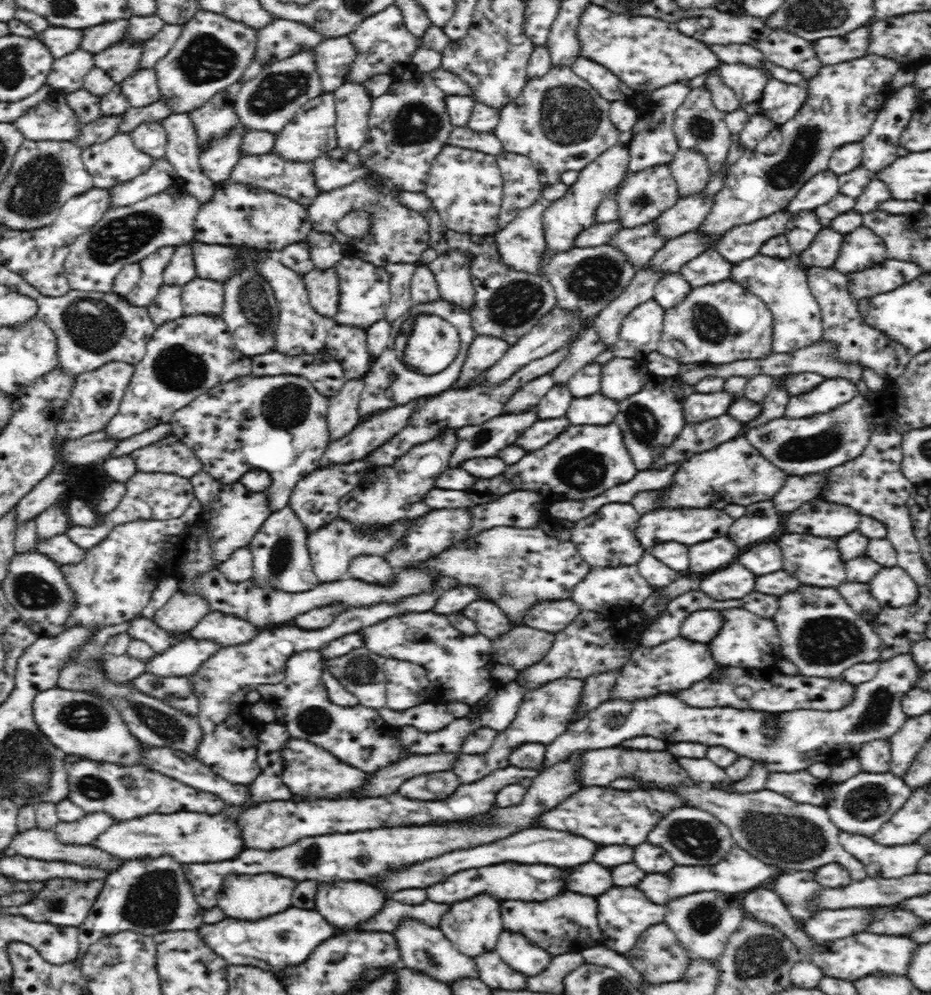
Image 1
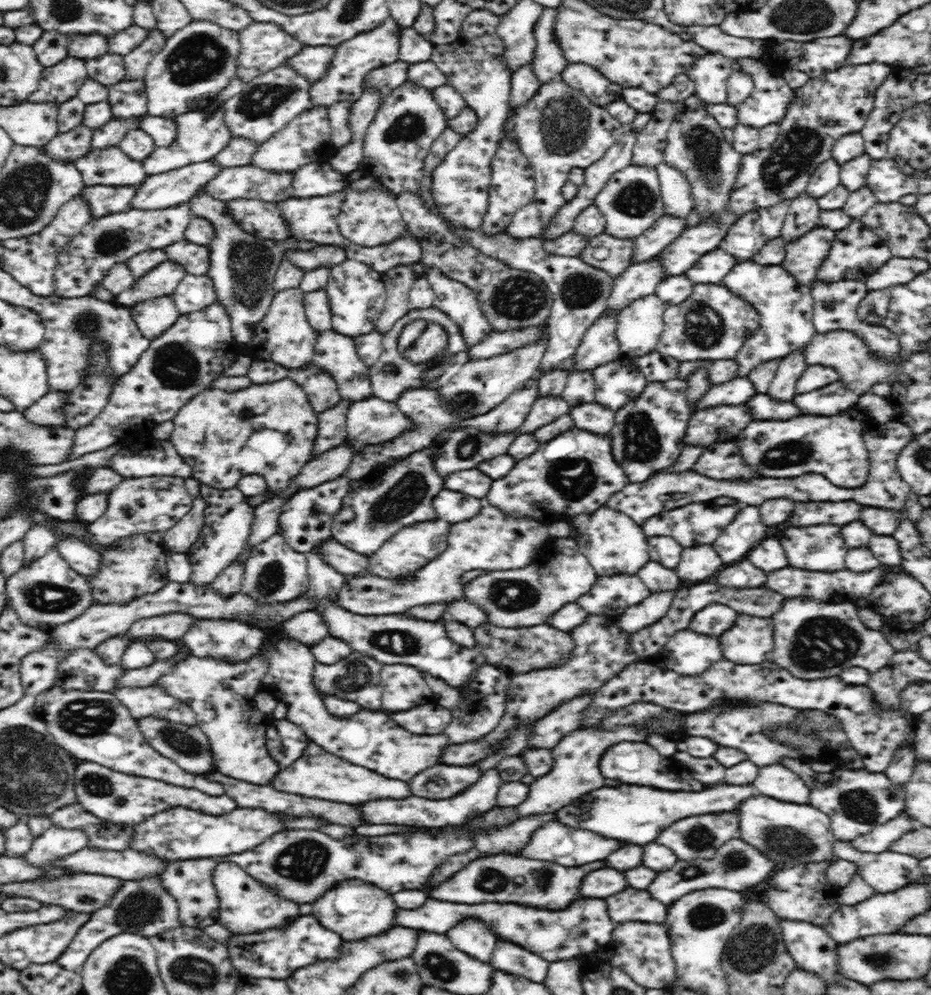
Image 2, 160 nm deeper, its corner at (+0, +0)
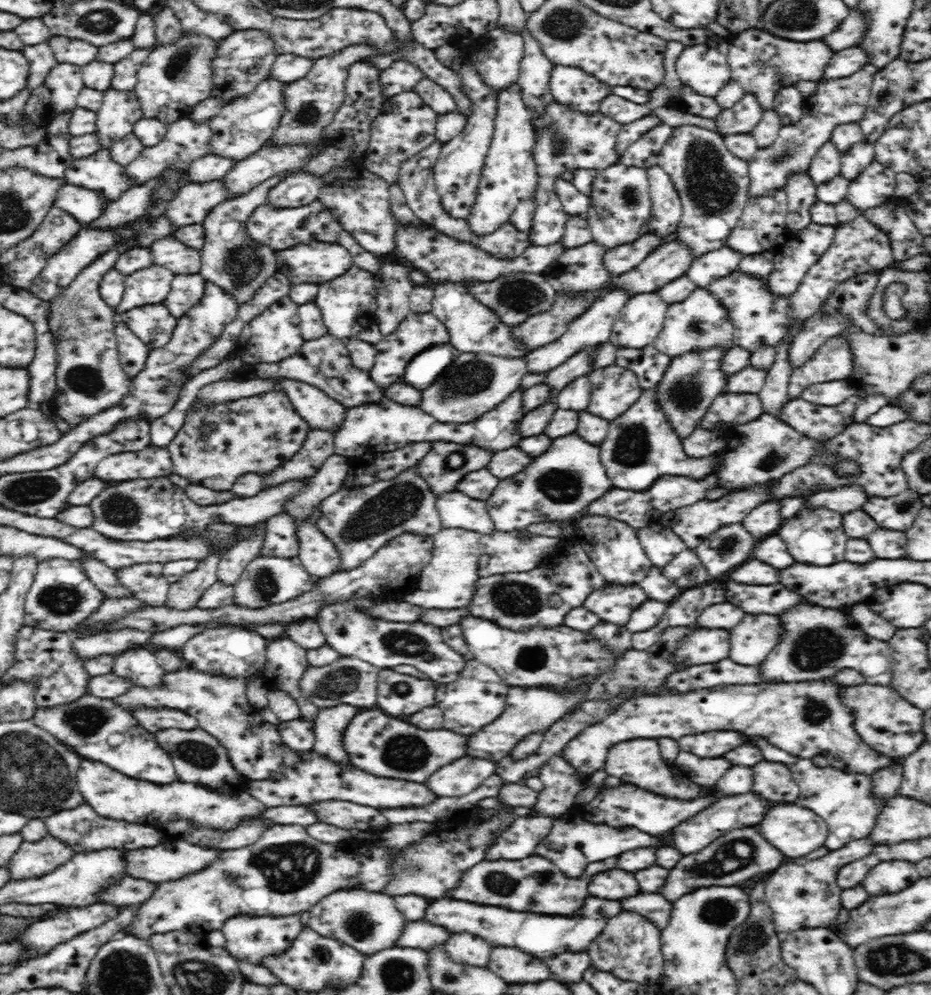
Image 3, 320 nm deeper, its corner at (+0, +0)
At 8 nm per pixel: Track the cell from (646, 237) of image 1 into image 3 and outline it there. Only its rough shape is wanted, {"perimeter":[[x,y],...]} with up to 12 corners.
{"perimeter":[[594,241],[566,249],[541,272],[562,290],[600,290],[612,275]]}

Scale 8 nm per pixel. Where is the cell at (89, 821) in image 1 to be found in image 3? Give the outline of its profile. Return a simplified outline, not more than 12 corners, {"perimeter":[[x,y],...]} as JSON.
{"perimeter":[[48,834],[22,841],[7,862],[10,880],[40,877],[75,855]]}

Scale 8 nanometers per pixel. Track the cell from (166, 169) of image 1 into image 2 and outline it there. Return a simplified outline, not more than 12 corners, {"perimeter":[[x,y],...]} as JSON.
{"perimeter":[[140,185],[84,187],[91,216],[128,210]]}

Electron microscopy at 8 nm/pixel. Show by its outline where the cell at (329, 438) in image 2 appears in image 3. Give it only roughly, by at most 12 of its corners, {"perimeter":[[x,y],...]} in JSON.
{"perimeter":[[334,430],[308,431],[303,446],[263,489],[313,477],[335,453]]}

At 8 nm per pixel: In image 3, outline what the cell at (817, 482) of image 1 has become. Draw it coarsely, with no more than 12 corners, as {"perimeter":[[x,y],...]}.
{"perimeter":[[777,500],[760,504],[742,519],[756,539],[774,534],[784,522]]}

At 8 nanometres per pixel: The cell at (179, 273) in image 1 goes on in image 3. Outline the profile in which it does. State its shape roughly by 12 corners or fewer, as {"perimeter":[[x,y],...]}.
{"perimeter":[[158,265],[126,277],[115,312],[162,303],[175,276]]}

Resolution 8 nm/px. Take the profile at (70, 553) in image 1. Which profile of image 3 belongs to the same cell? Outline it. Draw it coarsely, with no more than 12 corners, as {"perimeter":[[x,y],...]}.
{"perimeter":[[96,558],[80,562],[107,598],[131,596],[113,568]]}

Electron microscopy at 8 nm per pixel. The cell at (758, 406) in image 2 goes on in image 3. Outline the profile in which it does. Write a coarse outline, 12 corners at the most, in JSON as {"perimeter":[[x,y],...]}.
{"perimeter":[[800,396],[779,419],[804,436],[828,440],[854,422],[858,396],[816,408]]}

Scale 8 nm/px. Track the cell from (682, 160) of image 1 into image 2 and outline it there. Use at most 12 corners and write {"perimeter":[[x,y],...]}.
{"perimeter":[[655,166],[663,214],[686,218],[693,196],[684,173]]}

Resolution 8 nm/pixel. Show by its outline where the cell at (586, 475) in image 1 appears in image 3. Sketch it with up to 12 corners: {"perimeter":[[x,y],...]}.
{"perimeter":[[575,432],[510,482],[488,512],[498,530],[577,519],[613,489],[599,446]]}

